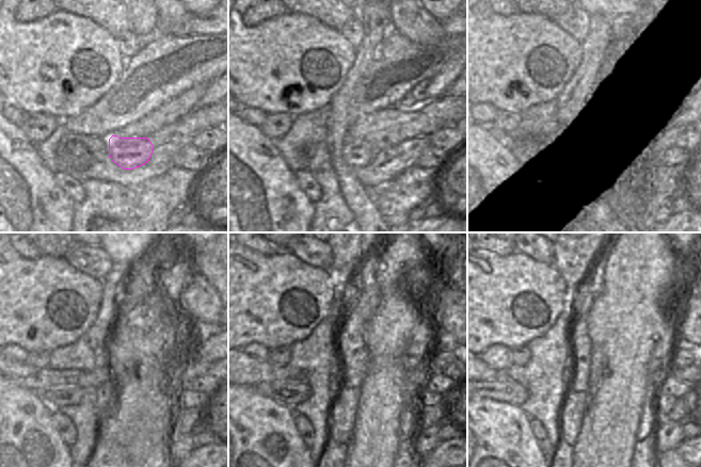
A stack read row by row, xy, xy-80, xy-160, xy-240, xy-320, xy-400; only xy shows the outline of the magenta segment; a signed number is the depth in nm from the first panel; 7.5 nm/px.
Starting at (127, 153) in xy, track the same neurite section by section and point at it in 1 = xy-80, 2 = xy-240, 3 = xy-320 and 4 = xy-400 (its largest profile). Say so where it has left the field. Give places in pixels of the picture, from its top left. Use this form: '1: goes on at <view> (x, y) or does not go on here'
1: goes on at xy-80 (343, 156)
2: goes on at xy-240 (67, 396)
3: goes on at xy-320 (290, 395)
4: goes on at xy-400 (510, 390)

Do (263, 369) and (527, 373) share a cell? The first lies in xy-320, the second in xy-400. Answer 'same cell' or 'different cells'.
different cells

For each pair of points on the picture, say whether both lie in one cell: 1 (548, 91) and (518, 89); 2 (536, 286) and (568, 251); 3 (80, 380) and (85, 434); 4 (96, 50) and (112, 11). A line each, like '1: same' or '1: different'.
1: same
2: different
3: different
4: different

